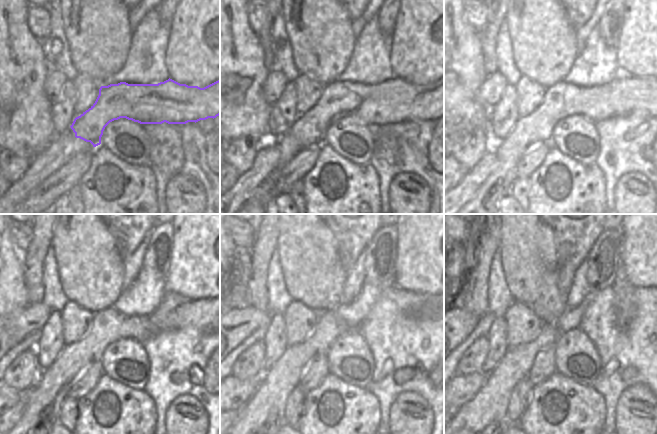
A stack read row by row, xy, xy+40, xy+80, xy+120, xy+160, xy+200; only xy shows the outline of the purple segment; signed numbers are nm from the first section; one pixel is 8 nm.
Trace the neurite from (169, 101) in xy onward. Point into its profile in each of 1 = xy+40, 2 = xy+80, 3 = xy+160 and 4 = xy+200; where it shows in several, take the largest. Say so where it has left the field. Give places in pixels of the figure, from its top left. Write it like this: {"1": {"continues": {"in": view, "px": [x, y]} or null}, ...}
{"1": {"continues": {"in": "xy+40", "px": [394, 101]}}, "2": {"continues": {"in": "xy+80", "px": [622, 96]}}, "3": {"continues": {"in": "xy+160", "px": [265, 409]}}, "4": {"continues": {"in": "xy+200", "px": [488, 409]}}}

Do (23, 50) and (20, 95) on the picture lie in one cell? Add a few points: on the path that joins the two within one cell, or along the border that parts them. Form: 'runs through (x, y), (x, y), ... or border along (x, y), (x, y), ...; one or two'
runs through (21, 61), (19, 84); one

